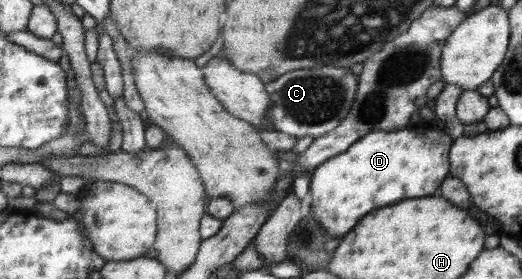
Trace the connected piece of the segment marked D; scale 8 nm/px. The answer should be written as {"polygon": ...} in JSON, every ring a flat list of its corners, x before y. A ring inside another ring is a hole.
{"polygon":[[416,127,364,135,344,153,328,159,311,173,308,201,314,219,329,238,343,238,374,209,404,199,434,195,448,175,449,149,453,141,444,129,417,131]]}

